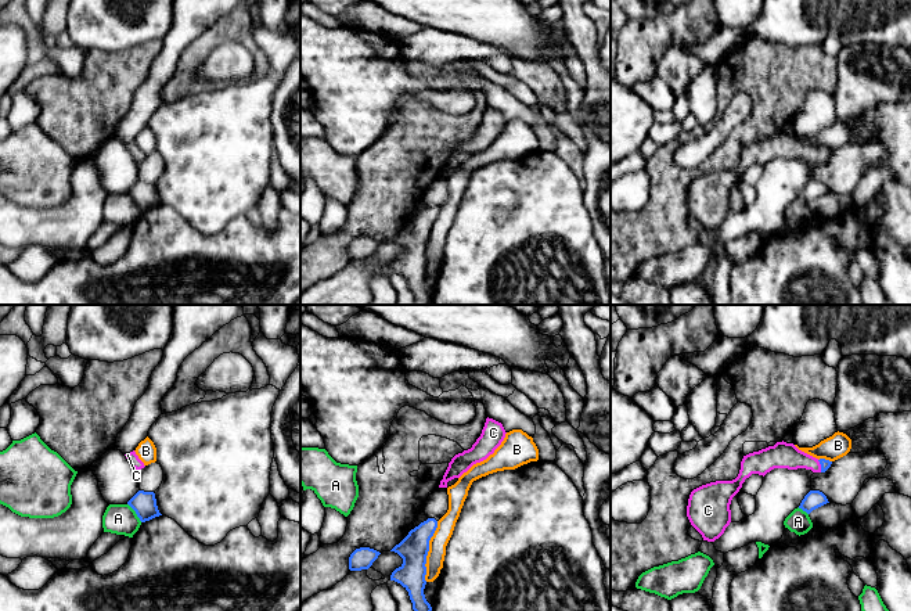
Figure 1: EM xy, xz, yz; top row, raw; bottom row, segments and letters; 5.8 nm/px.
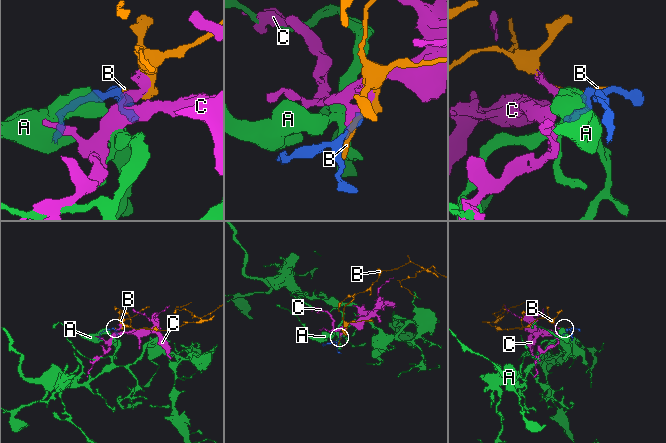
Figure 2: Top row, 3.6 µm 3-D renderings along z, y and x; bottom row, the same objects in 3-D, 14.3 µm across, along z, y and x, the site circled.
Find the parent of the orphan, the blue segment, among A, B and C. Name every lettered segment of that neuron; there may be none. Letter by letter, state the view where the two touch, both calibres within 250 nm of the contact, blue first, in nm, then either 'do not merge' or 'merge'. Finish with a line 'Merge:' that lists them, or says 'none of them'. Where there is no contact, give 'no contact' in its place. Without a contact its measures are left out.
A: contact in xy; calibres 140 and 180 nm; do not merge
B: contact in xz; calibres 170 and 100 nm; do not merge
C: contact in yz; calibres 60 and 150 nm; merge
Merge: C

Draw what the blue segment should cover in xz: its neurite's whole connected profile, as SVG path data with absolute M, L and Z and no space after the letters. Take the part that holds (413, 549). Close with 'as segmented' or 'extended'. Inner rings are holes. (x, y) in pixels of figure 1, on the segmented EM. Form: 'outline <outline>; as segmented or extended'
outline M428 518L411 529L408 535L390 550L403 558L403 564L392 572L390 581L400 583L408 592L414 611L432 611L431 604L425 599L424 589L426 585L425 564L429 540L436 528L438 521Z; as segmented

